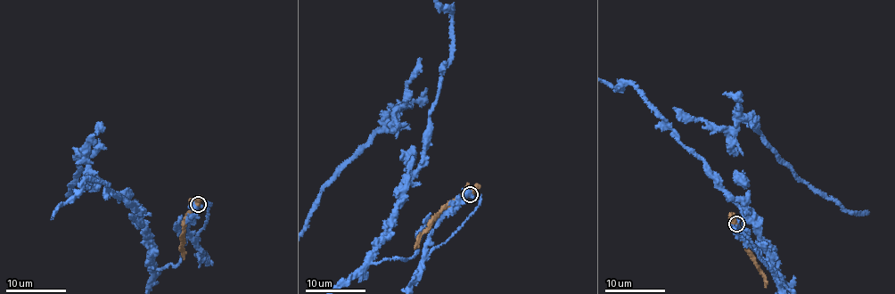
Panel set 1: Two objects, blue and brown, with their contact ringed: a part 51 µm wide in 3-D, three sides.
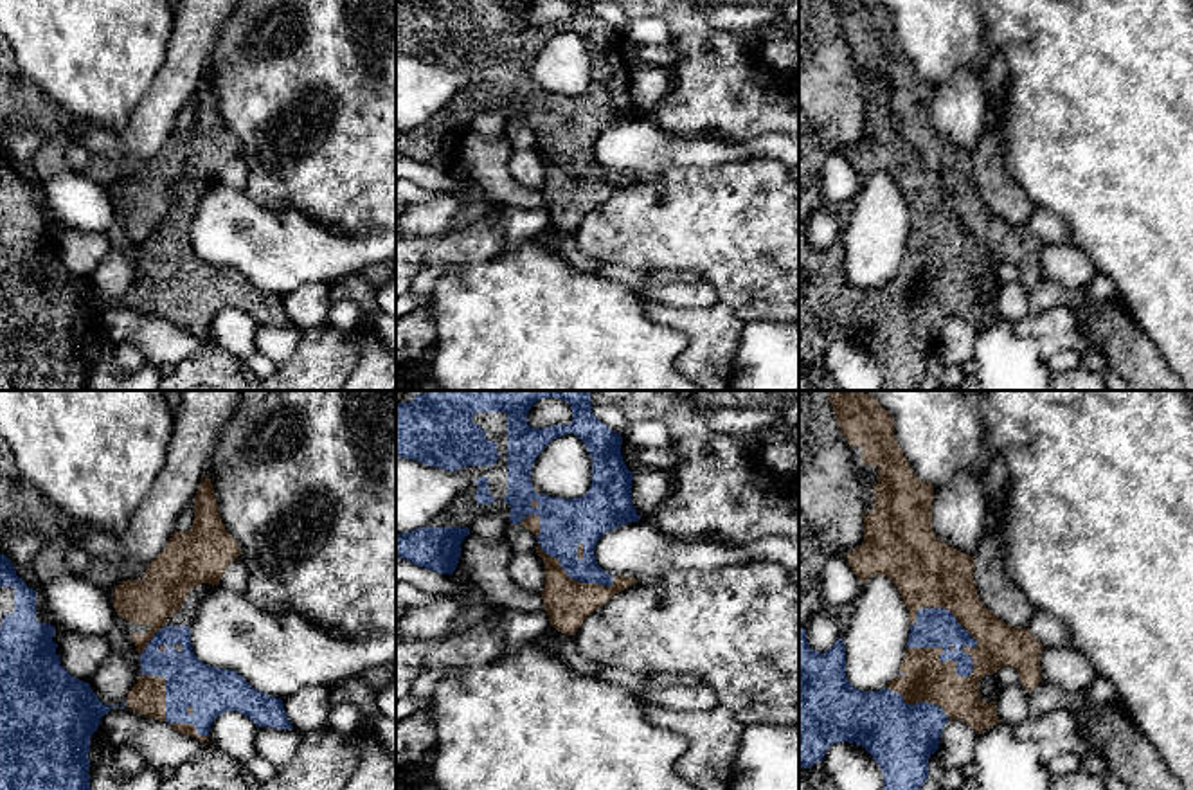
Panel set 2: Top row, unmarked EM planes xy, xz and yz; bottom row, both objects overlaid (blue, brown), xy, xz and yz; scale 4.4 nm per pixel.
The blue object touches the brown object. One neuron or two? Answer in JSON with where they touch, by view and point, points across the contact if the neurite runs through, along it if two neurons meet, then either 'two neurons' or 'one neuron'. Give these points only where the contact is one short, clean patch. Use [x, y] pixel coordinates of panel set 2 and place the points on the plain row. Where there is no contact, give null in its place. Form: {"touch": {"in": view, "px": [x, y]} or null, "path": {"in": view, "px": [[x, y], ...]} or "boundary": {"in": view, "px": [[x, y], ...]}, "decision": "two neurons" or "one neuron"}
{"touch": {"in": "yz", "px": [958, 263]}, "decision": "two neurons"}

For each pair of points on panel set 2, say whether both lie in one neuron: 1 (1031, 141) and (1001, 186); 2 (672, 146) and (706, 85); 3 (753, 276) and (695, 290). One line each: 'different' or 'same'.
1: different
2: different
3: different

